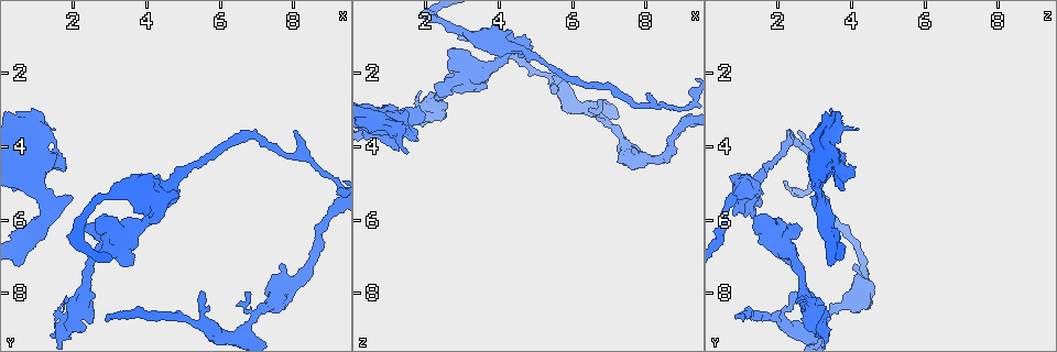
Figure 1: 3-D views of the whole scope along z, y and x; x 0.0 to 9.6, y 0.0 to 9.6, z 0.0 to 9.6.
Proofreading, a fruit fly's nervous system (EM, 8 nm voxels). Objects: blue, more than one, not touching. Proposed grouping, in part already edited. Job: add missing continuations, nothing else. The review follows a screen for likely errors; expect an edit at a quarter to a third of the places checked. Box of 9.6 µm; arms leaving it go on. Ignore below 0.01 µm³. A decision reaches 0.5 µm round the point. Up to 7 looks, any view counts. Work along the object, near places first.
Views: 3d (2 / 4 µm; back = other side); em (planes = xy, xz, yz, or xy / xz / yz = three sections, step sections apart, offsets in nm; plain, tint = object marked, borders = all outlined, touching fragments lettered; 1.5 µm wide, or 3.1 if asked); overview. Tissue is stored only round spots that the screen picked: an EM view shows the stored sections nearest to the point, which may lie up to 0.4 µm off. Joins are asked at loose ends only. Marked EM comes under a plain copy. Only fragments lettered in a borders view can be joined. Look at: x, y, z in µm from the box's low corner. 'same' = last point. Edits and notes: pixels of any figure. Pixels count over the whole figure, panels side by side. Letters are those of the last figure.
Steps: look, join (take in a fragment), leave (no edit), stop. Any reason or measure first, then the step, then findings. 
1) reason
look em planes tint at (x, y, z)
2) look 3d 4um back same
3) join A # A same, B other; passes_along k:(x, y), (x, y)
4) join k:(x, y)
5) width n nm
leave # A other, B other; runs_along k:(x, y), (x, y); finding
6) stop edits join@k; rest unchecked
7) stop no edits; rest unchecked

an open end
look em planes borders at (1.15, 3.00, 3.70)

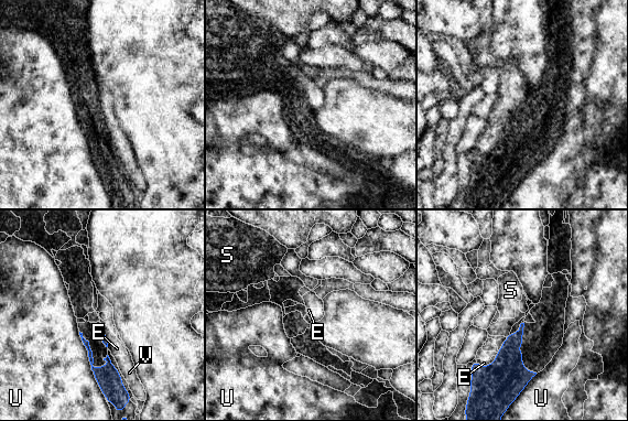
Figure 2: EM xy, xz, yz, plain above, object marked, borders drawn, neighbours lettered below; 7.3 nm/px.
leave # E other, S other, U other, V other; no lettered fragment goes on from it

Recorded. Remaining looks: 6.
an open end
look em xz step 4 tint at (1.85, 5.30, 2.95)

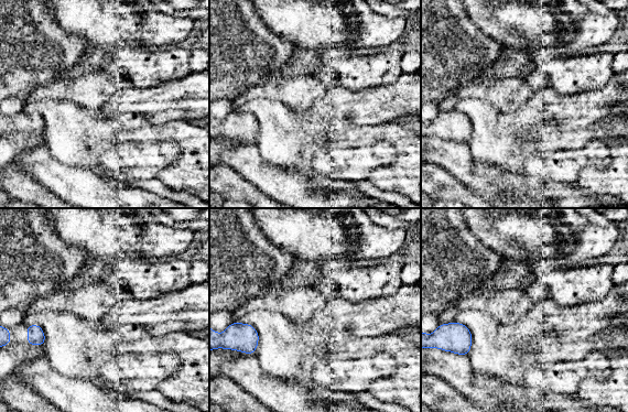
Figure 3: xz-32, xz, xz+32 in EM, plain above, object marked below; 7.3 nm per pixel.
cut it another way
look em planes borders same

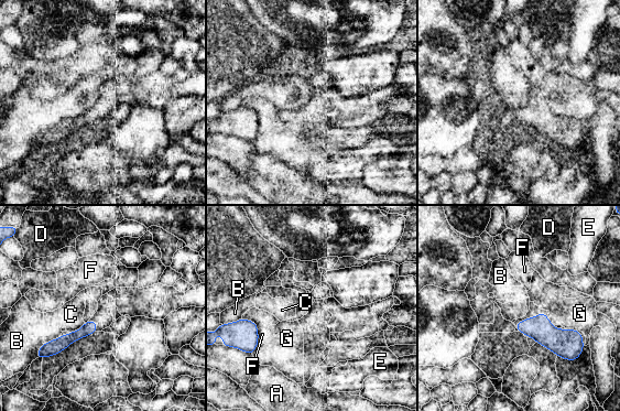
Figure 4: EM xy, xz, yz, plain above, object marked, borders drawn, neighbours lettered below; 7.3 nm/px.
leave # A other, B other, C other, D other, E other, F other, G other; border 4:(45, 343), (36, 354); none of them fits

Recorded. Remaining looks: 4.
free end
look 3d 4um at (3.55, 7.25, 2.35)

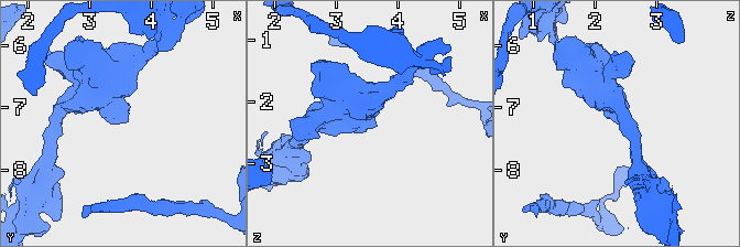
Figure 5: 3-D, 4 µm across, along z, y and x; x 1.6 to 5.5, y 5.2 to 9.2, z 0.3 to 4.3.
look em xy step 4 tint at (3.60, 7.20, 2.35)

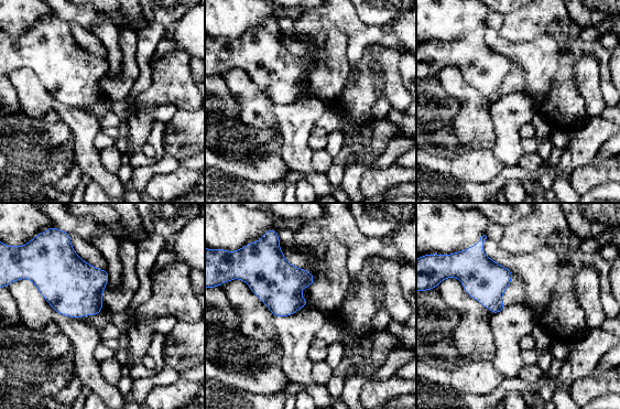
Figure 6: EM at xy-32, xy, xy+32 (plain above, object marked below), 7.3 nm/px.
cut it another way
look em planes borders same

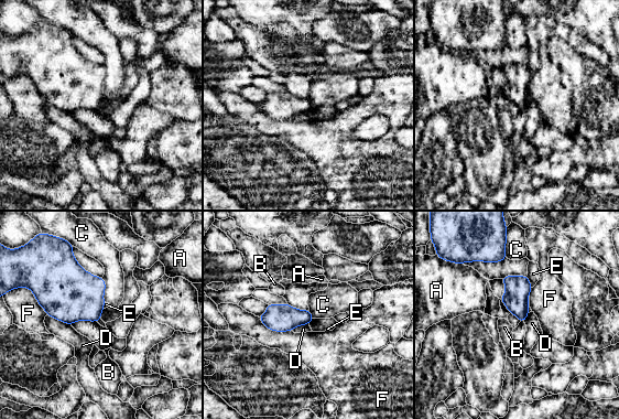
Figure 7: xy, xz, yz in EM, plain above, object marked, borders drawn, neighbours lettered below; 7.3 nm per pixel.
leave # A other, B other, C other, D other, E other, F other; border 7:(102, 277), (105, 282), (105, 301); none of them fits

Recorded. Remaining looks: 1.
stop no edits; rest unchecked

